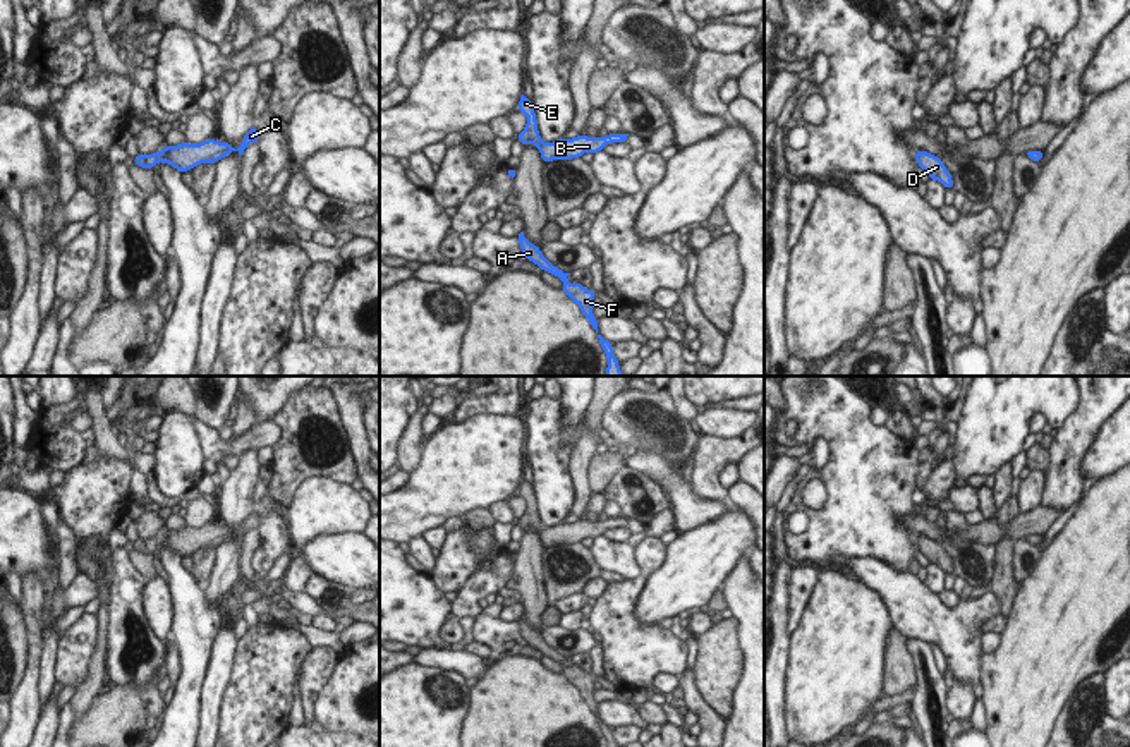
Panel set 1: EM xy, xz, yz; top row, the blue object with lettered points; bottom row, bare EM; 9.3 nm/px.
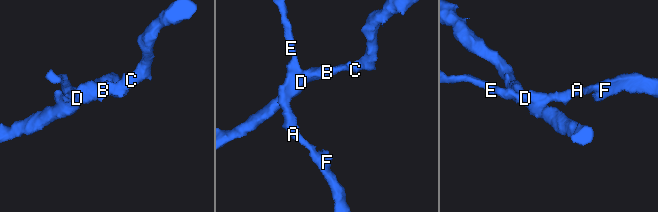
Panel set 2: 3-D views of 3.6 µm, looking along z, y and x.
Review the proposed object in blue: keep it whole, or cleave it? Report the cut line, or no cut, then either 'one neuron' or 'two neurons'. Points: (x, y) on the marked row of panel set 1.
cut xy (157, 153), (158, 160); two neurons

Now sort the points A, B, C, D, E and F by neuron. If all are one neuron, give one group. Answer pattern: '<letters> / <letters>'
A E F / B C D

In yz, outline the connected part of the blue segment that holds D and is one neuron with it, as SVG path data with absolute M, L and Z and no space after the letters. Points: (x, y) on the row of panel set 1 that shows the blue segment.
M919 149L915 151L915 161L929 175L931 180L938 180L946 189L953 189L953 179L939 156Z

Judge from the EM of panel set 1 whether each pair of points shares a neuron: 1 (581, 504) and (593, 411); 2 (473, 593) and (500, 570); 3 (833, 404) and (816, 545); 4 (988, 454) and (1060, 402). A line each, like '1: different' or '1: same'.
1: same
2: same
3: same
4: same

